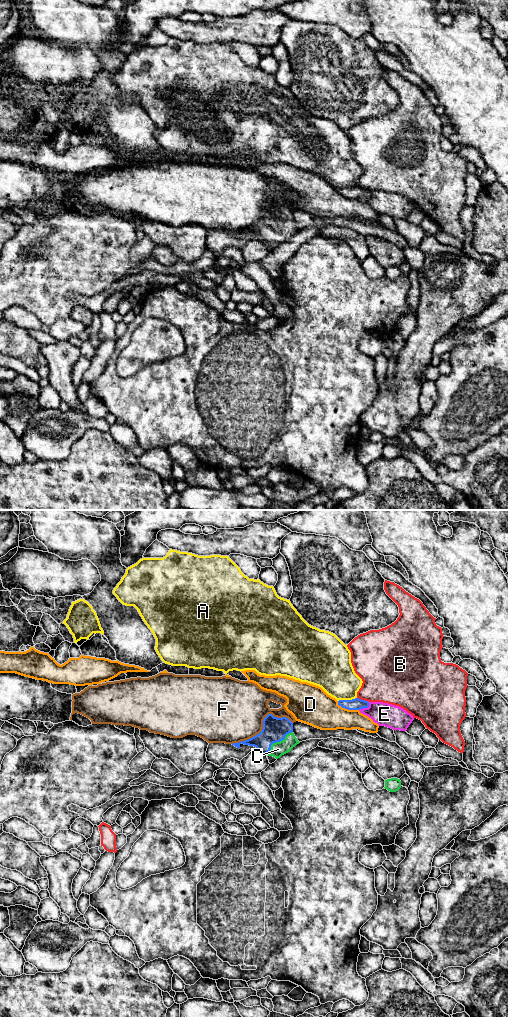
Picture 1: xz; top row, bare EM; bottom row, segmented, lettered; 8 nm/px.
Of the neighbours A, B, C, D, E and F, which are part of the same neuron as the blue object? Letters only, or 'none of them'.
C

